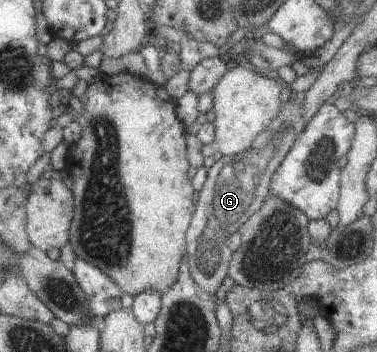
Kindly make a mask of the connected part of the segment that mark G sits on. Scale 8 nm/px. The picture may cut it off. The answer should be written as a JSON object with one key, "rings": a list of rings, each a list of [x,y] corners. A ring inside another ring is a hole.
{"rings":[[[289,100],[281,104],[276,118],[270,121],[267,130],[255,136],[249,149],[223,156],[208,168],[207,179],[199,192],[199,201],[186,233],[189,275],[204,290],[215,294],[227,277],[233,254],[227,237],[249,221],[268,198],[274,171],[293,147],[297,134],[302,131],[303,106],[303,100]]]}

